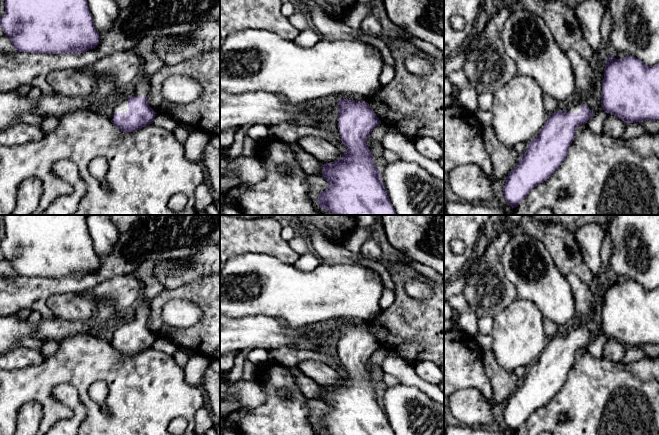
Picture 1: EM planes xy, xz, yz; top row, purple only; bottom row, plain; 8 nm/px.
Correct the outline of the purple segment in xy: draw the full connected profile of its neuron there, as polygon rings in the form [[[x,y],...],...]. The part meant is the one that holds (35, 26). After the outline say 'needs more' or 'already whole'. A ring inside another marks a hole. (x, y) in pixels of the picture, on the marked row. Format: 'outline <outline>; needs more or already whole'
outline [[[5,0],[0,26],[17,52],[81,54],[99,43],[87,0]]]; already whole

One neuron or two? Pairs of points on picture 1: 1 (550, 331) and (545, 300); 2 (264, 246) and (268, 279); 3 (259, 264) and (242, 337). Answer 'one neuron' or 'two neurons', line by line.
1: two neurons
2: two neurons
3: two neurons

